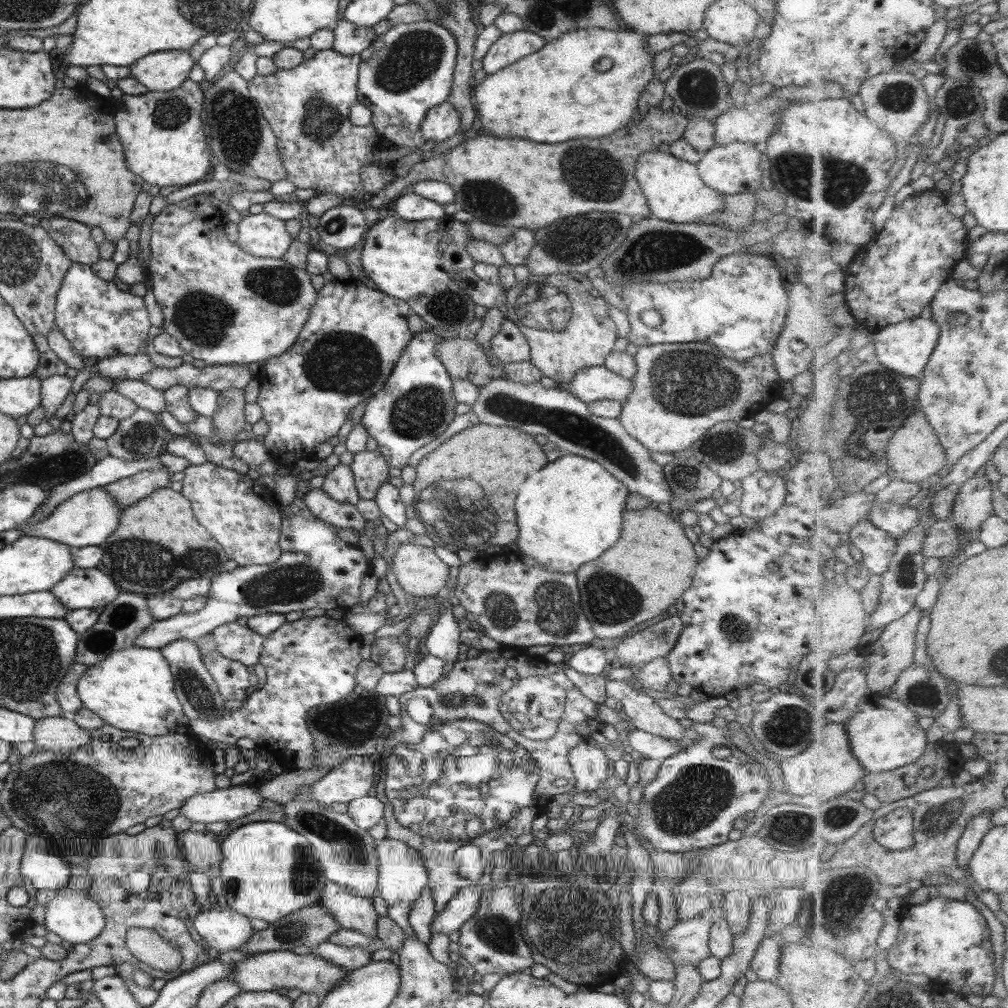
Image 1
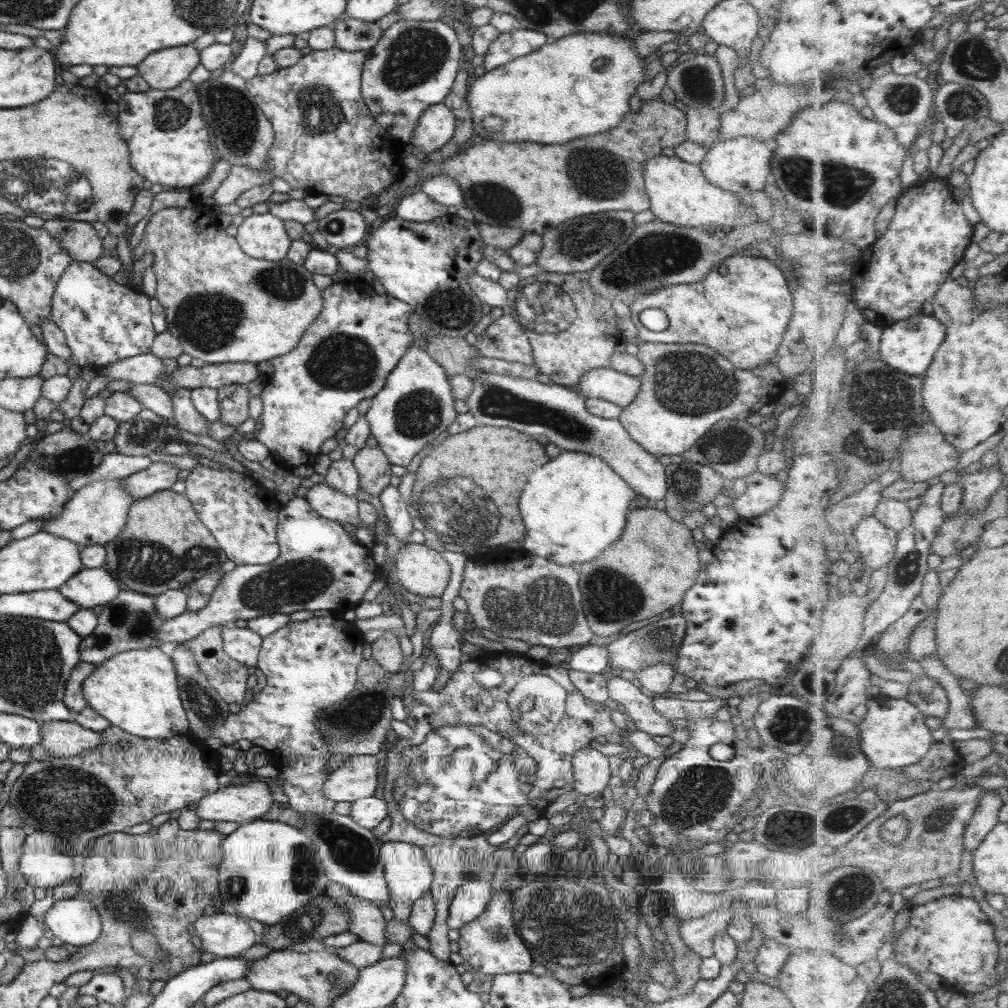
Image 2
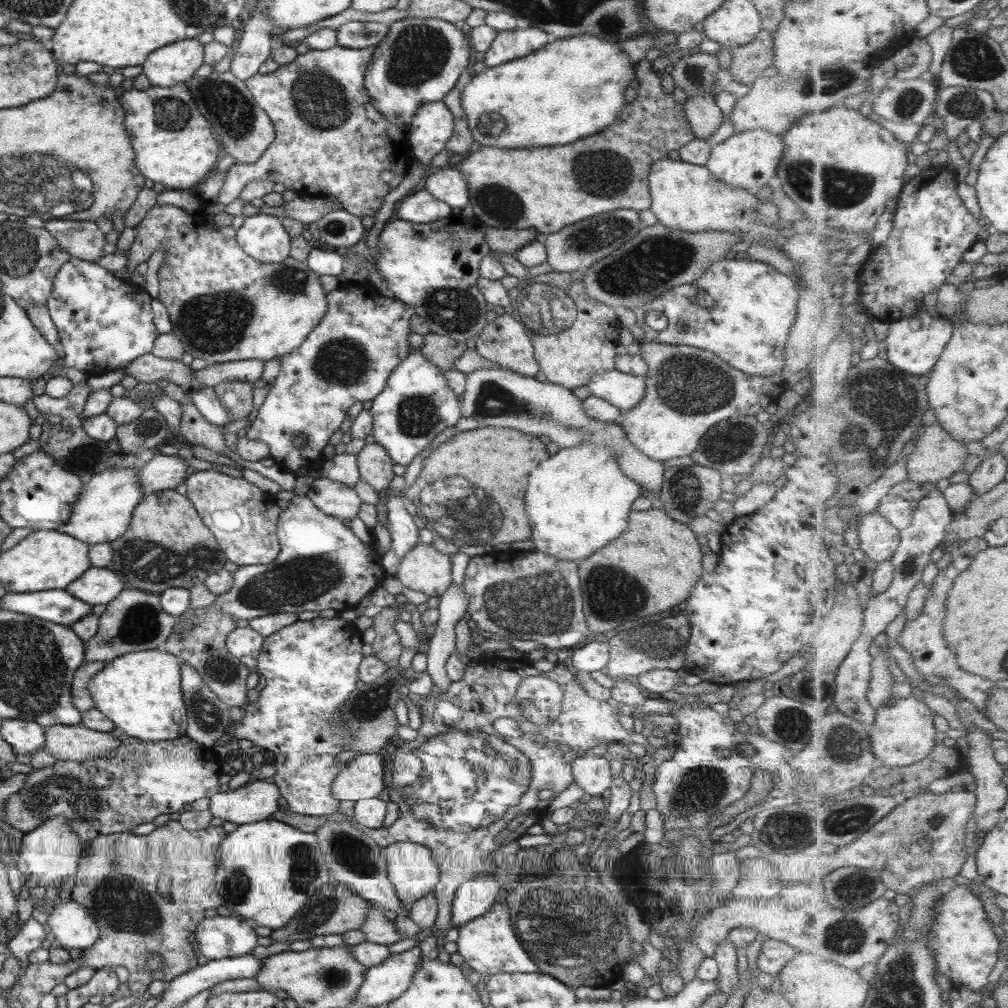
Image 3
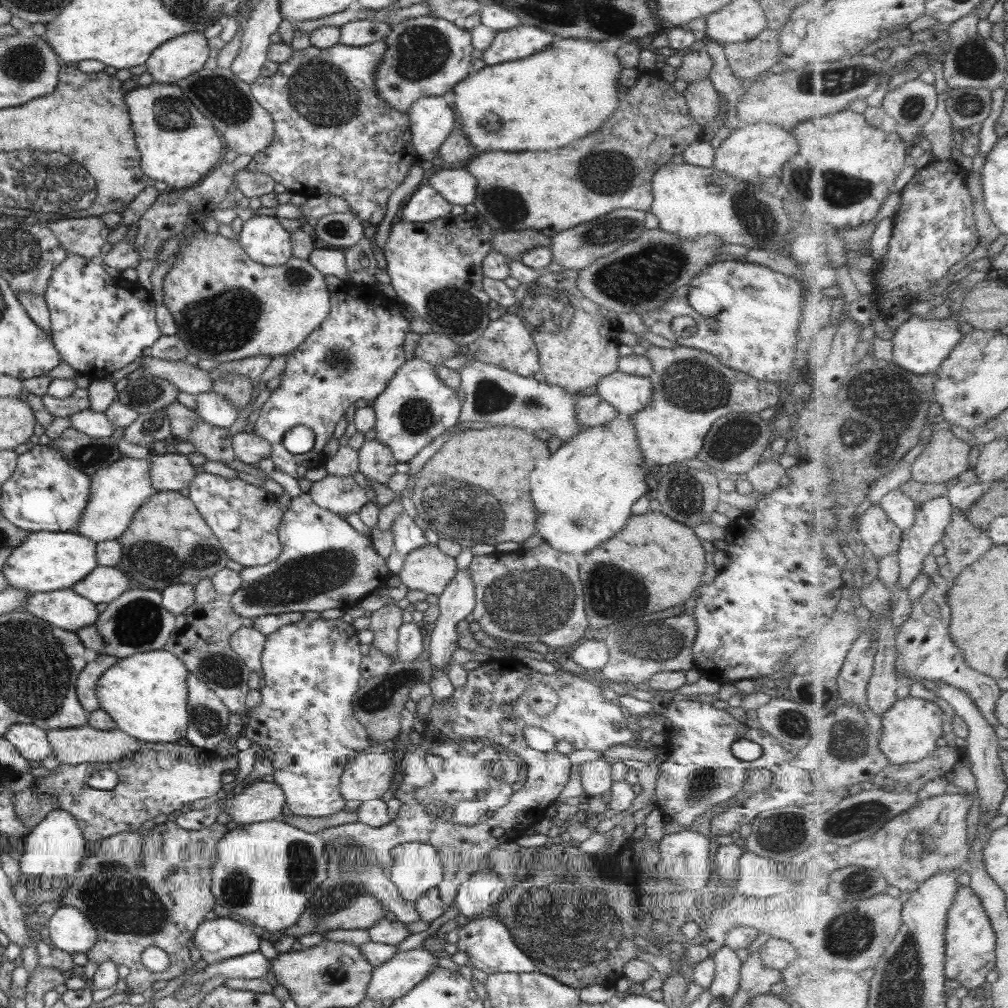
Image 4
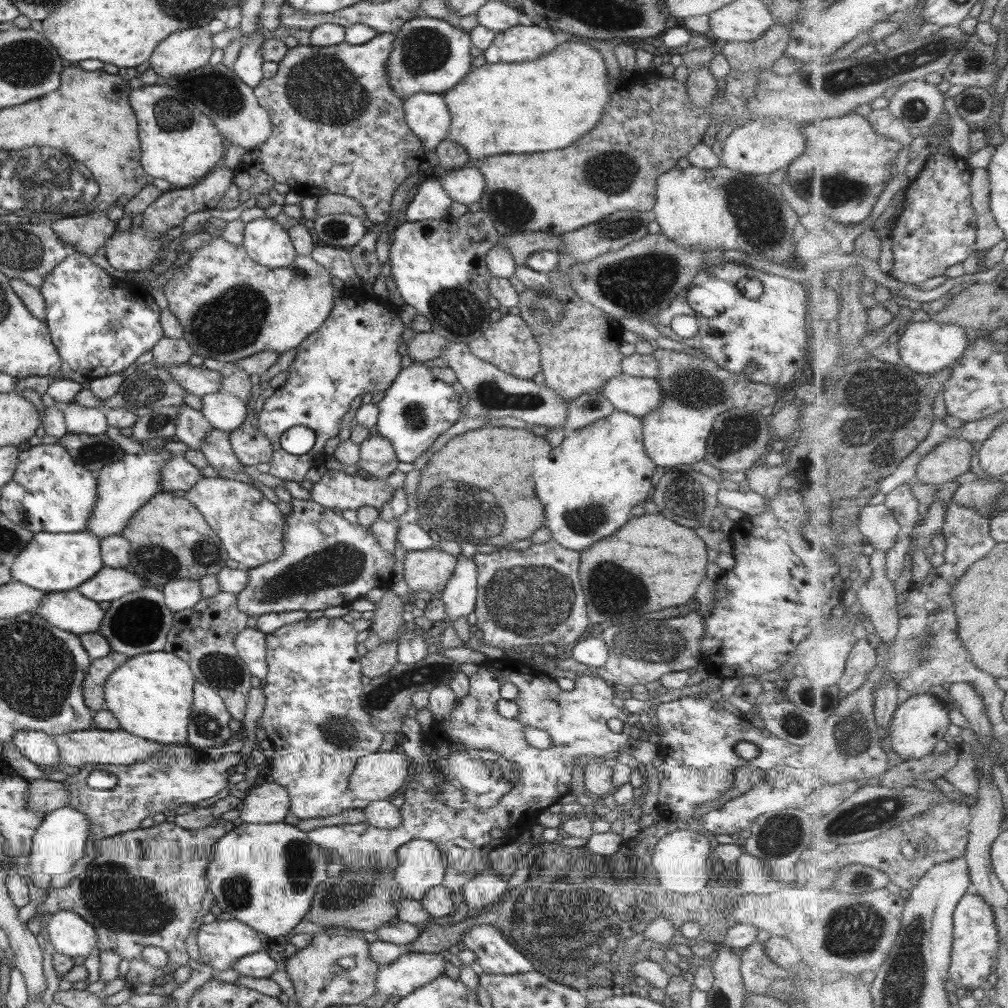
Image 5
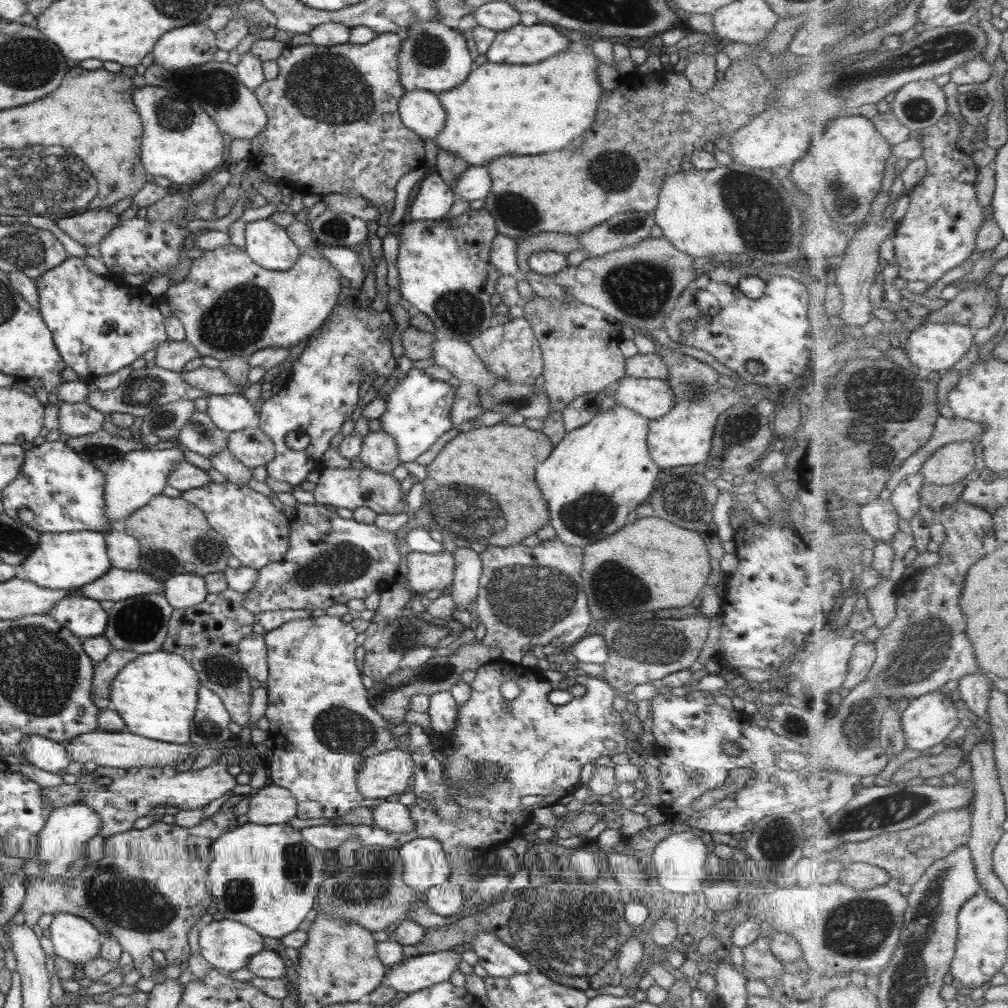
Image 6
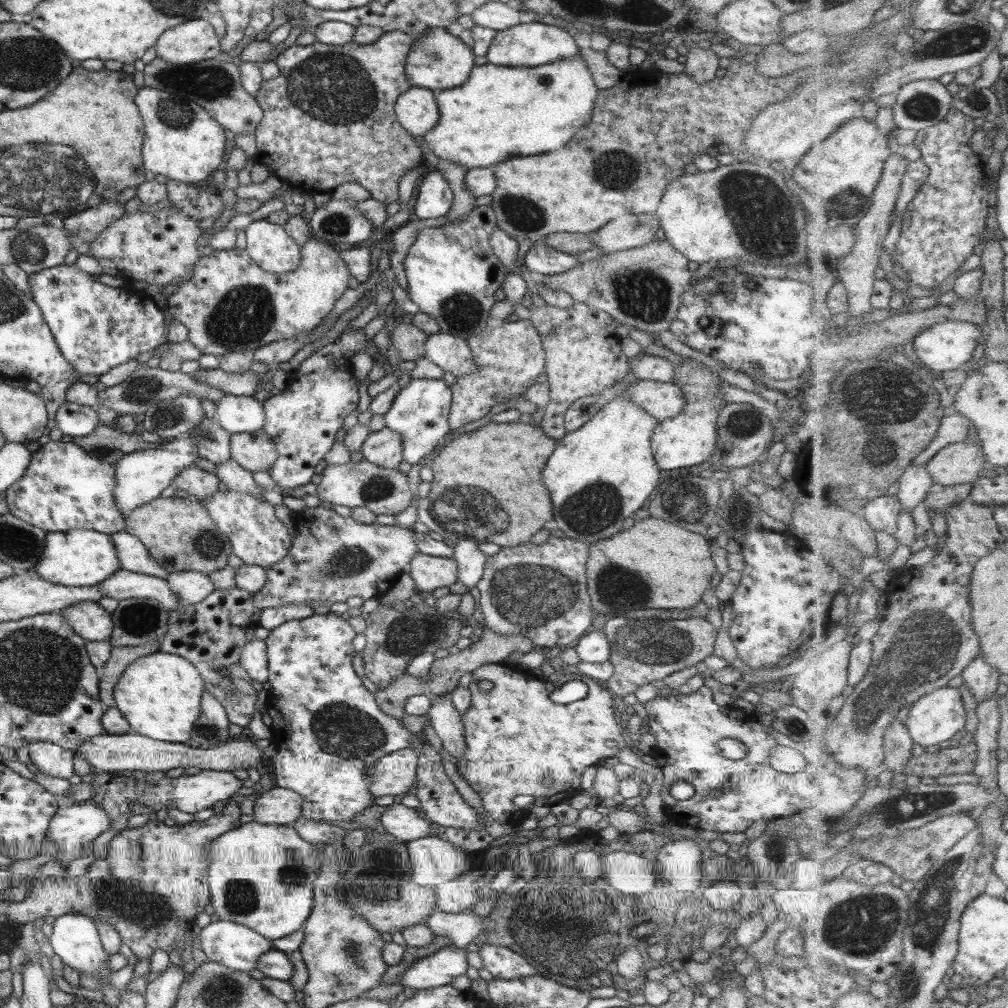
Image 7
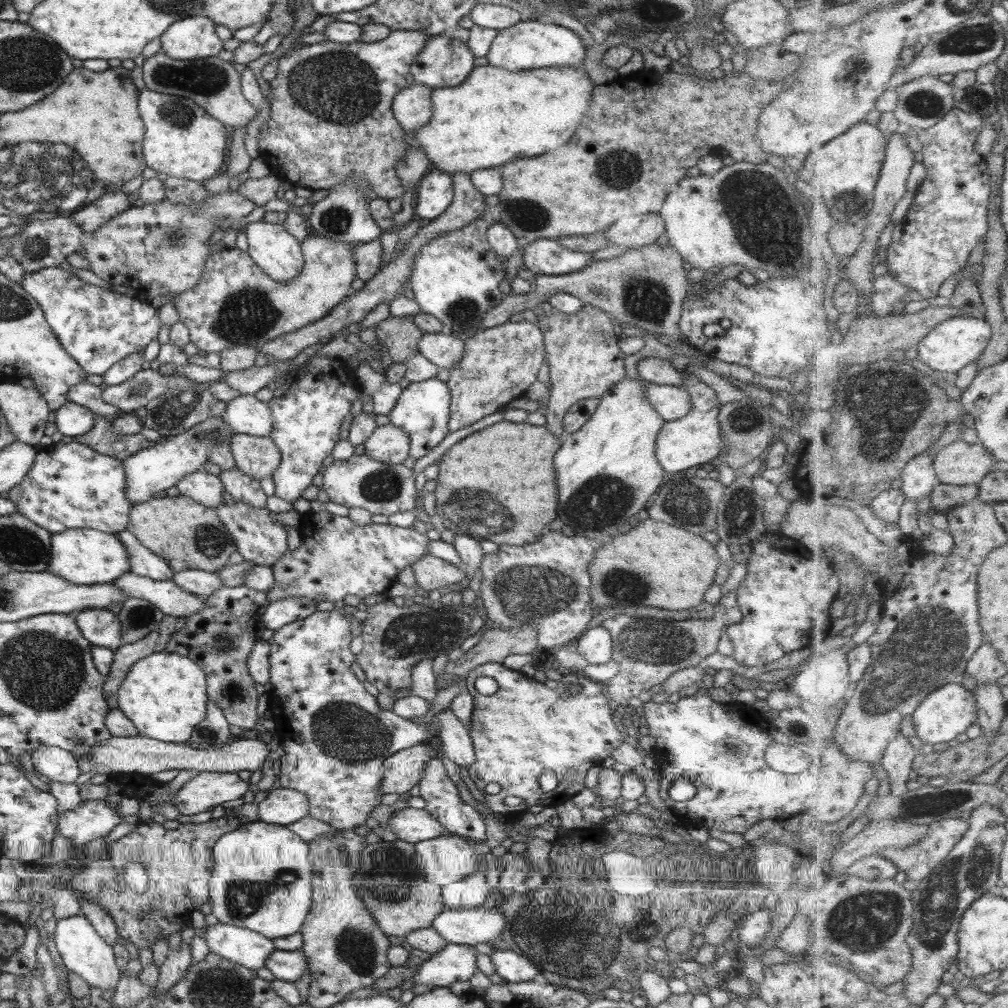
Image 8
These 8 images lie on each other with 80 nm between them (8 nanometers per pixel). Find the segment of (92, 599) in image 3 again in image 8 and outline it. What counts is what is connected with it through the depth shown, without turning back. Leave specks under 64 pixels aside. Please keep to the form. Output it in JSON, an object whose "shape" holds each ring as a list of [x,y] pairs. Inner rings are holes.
{"shape":[[[125,572],[111,584],[125,597],[142,599],[153,604],[164,616],[186,617],[205,608],[205,599],[185,592],[171,580],[149,580]]]}

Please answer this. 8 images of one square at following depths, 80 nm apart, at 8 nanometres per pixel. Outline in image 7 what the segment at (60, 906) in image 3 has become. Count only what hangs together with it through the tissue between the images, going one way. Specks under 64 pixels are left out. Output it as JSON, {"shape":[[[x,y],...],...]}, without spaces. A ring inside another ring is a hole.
{"shape":[[[67,913],[54,917],[48,942],[59,960],[77,972],[83,972],[101,982],[101,977],[110,971],[106,968],[106,958],[95,923],[81,914]]]}

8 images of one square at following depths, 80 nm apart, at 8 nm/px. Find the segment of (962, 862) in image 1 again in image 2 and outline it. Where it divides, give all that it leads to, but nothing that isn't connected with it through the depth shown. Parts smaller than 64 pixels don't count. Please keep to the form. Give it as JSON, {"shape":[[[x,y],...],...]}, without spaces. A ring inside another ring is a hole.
{"shape":[[[995,789],[984,792],[978,810],[974,812],[974,819],[964,834],[965,849],[976,851],[985,837],[1000,824],[999,814],[1004,804],[1002,796]]]}

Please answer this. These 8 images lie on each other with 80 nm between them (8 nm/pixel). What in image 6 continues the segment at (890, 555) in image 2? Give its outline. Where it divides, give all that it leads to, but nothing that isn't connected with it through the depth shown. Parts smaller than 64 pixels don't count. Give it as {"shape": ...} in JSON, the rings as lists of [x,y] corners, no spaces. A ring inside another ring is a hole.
{"shape":[[[877,499],[859,510],[863,530],[878,543],[892,543],[899,532],[900,514],[890,499]]]}

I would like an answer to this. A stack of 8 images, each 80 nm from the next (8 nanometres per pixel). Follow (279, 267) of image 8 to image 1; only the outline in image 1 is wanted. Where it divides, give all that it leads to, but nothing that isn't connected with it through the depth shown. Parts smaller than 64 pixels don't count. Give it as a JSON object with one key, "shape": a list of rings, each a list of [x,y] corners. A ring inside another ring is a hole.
{"shape":[[[261,211],[257,214],[249,213],[238,222],[235,243],[251,256],[281,259],[292,240],[283,220]]]}

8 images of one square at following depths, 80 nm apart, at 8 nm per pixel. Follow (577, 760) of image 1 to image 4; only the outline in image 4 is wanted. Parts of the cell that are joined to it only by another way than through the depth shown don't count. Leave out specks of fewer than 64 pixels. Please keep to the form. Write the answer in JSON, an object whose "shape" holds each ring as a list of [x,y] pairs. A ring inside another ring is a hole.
{"shape":[[[606,758],[581,762],[578,766],[581,786],[589,797],[600,796],[612,785],[610,761]]]}

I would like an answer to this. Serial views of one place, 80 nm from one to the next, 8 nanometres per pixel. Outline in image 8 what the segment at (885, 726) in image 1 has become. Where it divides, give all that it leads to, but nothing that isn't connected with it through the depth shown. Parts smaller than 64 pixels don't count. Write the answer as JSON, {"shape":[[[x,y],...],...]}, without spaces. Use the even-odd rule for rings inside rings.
{"shape":[[[949,684],[939,690],[933,691],[922,702],[917,711],[914,712],[916,736],[927,744],[937,744],[937,742],[951,742],[959,734],[963,734],[971,724],[975,724],[978,719],[978,700],[965,686],[959,684]]]}

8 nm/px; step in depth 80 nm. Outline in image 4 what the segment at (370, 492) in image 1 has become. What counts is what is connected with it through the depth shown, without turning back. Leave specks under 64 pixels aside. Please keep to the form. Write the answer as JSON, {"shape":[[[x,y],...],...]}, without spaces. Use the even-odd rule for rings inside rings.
{"shape":[[[378,440],[362,443],[358,450],[358,471],[371,482],[386,484],[395,472],[396,460],[392,452]]]}

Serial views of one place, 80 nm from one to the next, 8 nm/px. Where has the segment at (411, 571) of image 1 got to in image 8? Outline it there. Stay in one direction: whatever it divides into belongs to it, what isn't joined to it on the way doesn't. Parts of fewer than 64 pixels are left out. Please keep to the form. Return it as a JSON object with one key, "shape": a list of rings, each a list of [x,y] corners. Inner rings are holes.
{"shape":[[[427,555],[415,560],[410,565],[413,570],[413,577],[416,581],[416,588],[420,593],[438,590],[443,586],[459,583],[465,578],[464,570]]]}

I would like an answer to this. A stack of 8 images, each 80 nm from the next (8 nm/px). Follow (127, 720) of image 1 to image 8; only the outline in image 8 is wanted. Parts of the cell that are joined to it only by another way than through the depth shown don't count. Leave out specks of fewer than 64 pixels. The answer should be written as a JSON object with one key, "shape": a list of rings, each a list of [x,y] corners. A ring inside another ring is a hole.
{"shape":[[[154,652],[136,661],[129,668],[116,693],[116,708],[133,723],[139,736],[153,740],[183,743],[191,736],[194,726],[205,716],[207,696],[203,671],[188,657],[175,653]]]}

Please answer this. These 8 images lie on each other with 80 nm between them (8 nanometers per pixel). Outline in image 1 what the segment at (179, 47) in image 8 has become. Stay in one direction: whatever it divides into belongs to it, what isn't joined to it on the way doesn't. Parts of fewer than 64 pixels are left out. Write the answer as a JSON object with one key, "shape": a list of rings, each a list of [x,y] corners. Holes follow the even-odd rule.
{"shape":[[[164,51],[147,54],[129,66],[130,78],[137,80],[148,92],[168,92],[179,88],[188,79],[188,73],[194,65],[187,51]]]}

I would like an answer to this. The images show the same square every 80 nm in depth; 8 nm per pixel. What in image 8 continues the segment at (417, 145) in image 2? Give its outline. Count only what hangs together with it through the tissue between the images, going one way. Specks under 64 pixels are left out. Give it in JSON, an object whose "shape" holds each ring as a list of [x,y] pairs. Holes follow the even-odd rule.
{"shape":[[[413,84],[395,95],[391,112],[403,131],[413,134],[431,119],[431,92],[423,84]]]}

